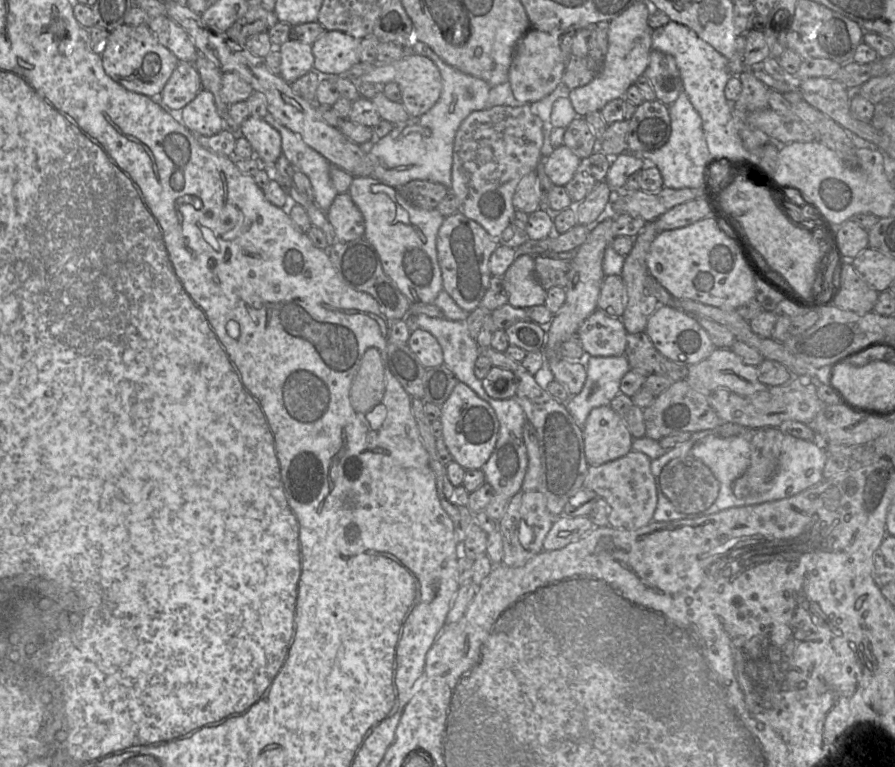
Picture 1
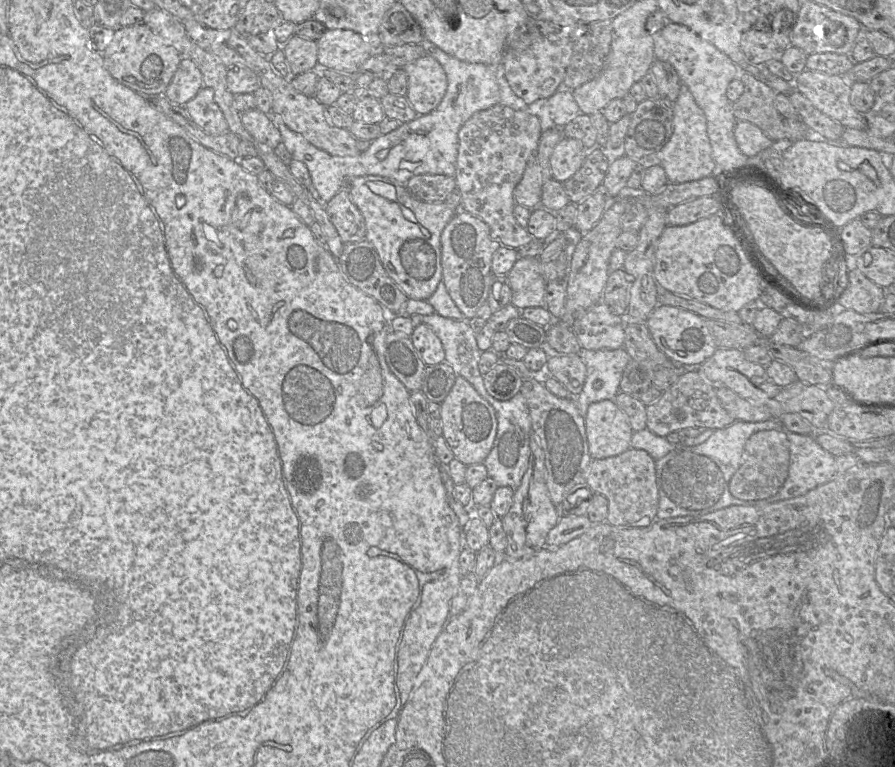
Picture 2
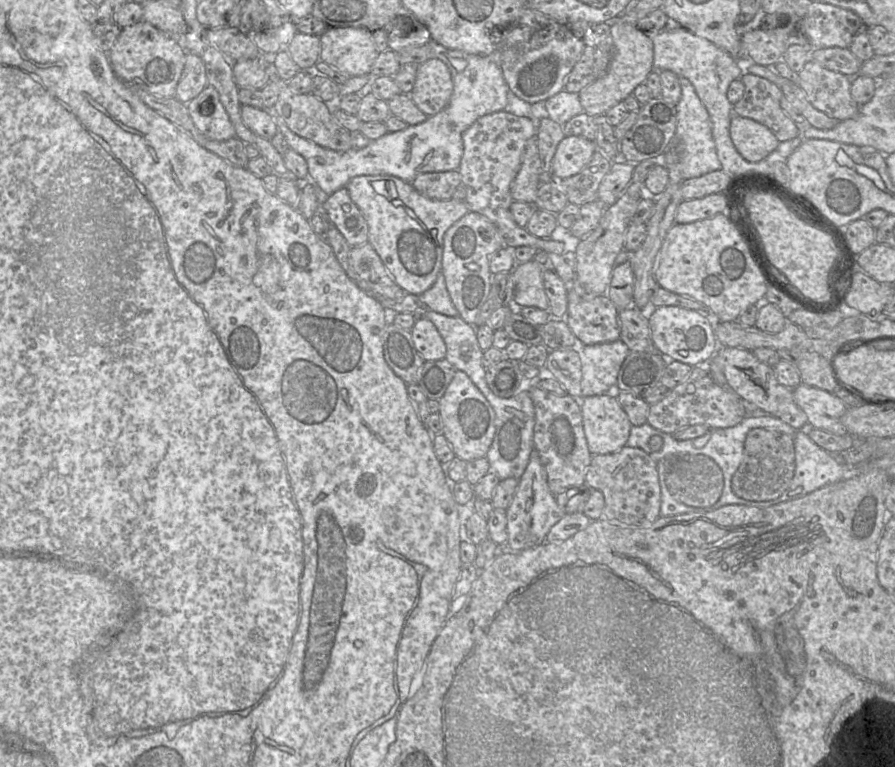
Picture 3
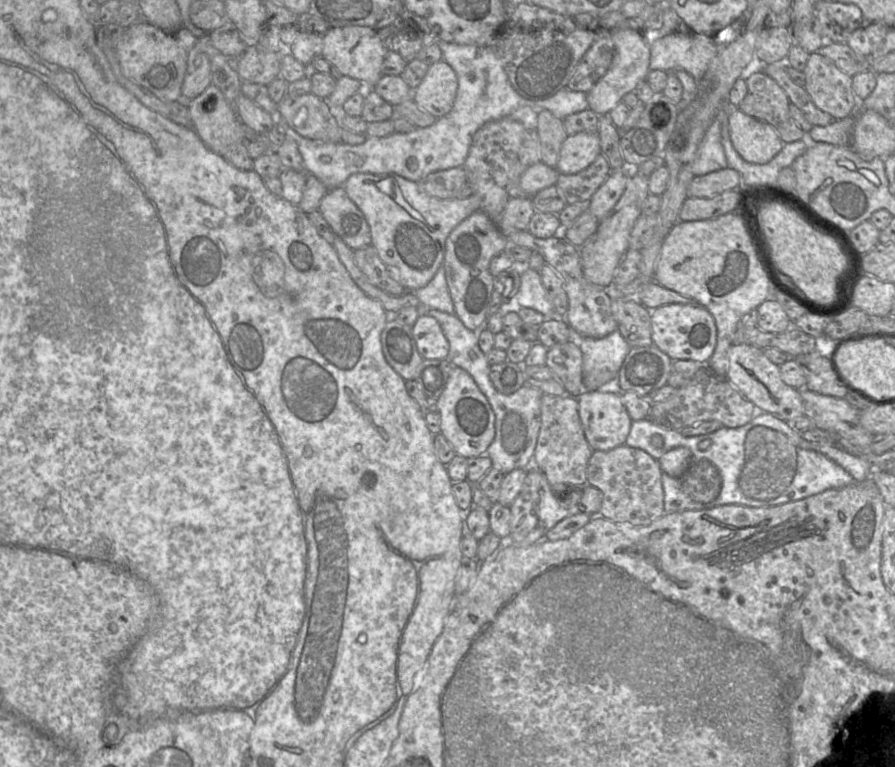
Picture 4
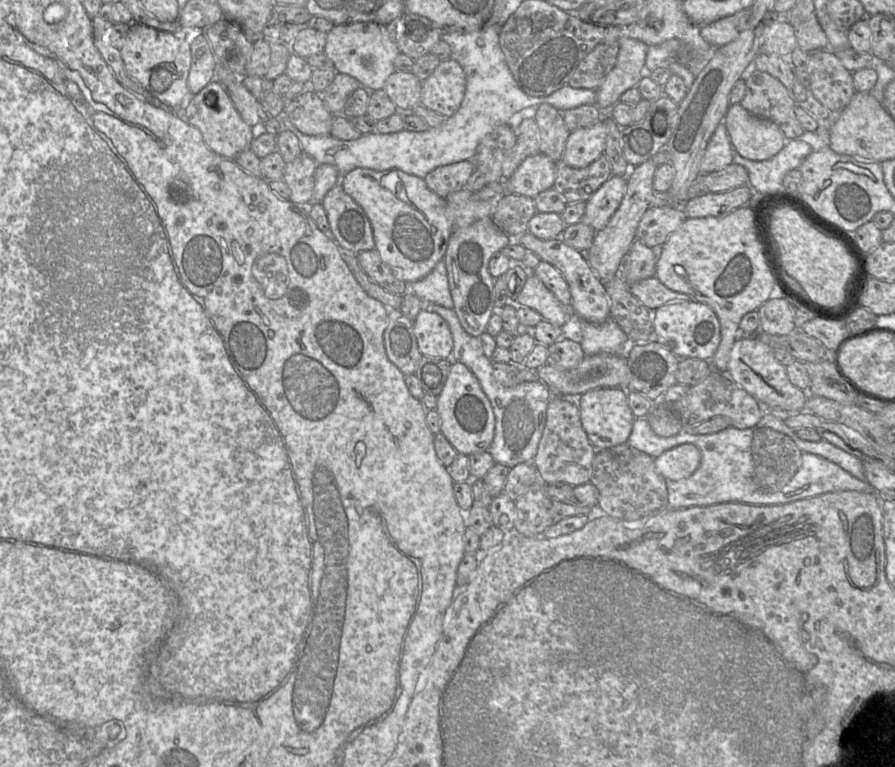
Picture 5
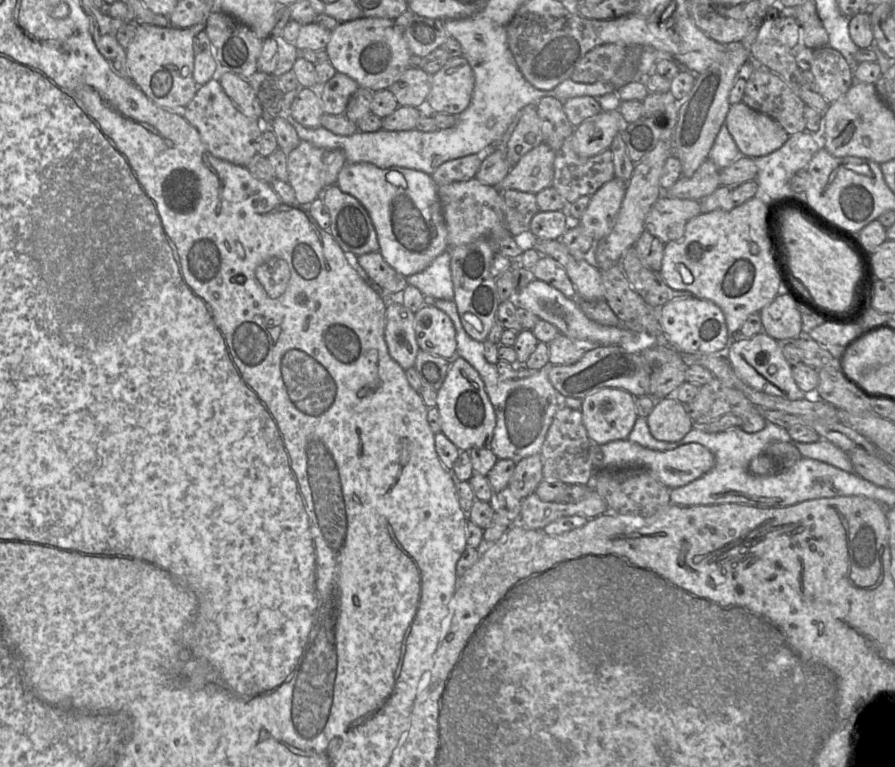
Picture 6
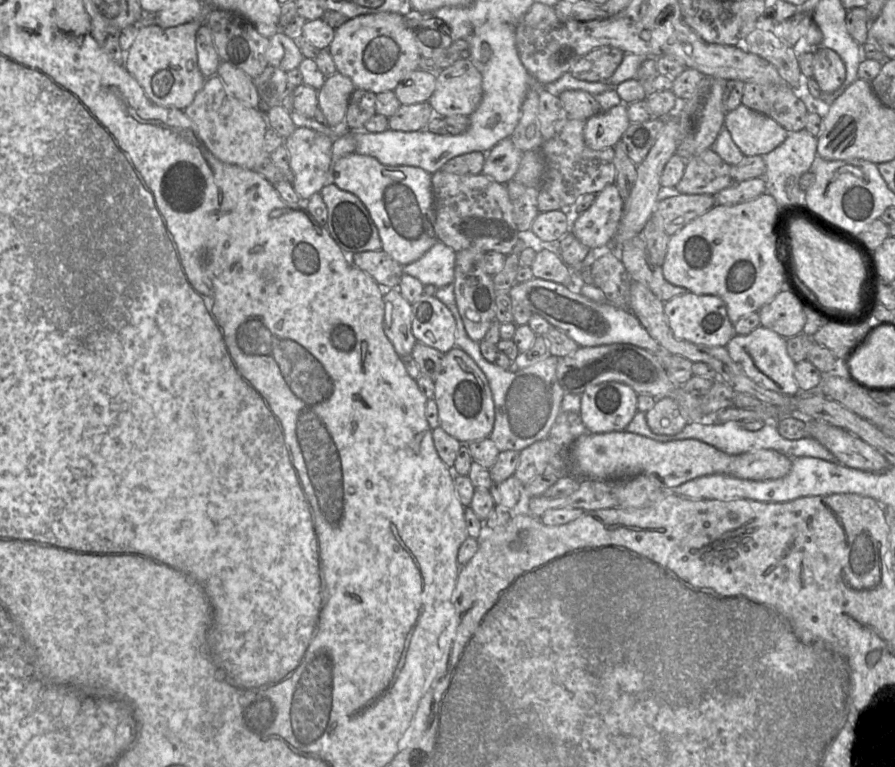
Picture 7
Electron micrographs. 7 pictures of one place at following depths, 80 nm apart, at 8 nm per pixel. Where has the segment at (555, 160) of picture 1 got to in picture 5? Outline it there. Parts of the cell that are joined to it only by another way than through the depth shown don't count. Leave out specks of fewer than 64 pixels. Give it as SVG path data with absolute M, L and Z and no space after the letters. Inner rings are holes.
M603 121L572 131L566 141L562 161L573 168L584 168L604 154L606 127Z

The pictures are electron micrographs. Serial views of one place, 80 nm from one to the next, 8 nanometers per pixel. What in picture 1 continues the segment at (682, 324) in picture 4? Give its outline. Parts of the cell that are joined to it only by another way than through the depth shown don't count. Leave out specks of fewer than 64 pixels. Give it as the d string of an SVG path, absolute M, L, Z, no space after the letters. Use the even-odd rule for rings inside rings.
M659 305L649 317L645 332L654 347L667 359L679 365L690 366L706 359L715 349L709 334L694 318L677 307Z

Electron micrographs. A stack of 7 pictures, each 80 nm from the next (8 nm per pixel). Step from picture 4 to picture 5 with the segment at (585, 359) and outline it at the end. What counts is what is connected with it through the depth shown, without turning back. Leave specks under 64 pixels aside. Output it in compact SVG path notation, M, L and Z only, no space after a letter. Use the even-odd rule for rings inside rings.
M572 313L568 321L562 326L562 332L563 338L579 343L586 356L599 353L625 355L627 348L630 346L628 336L611 317L602 324L596 324Z

